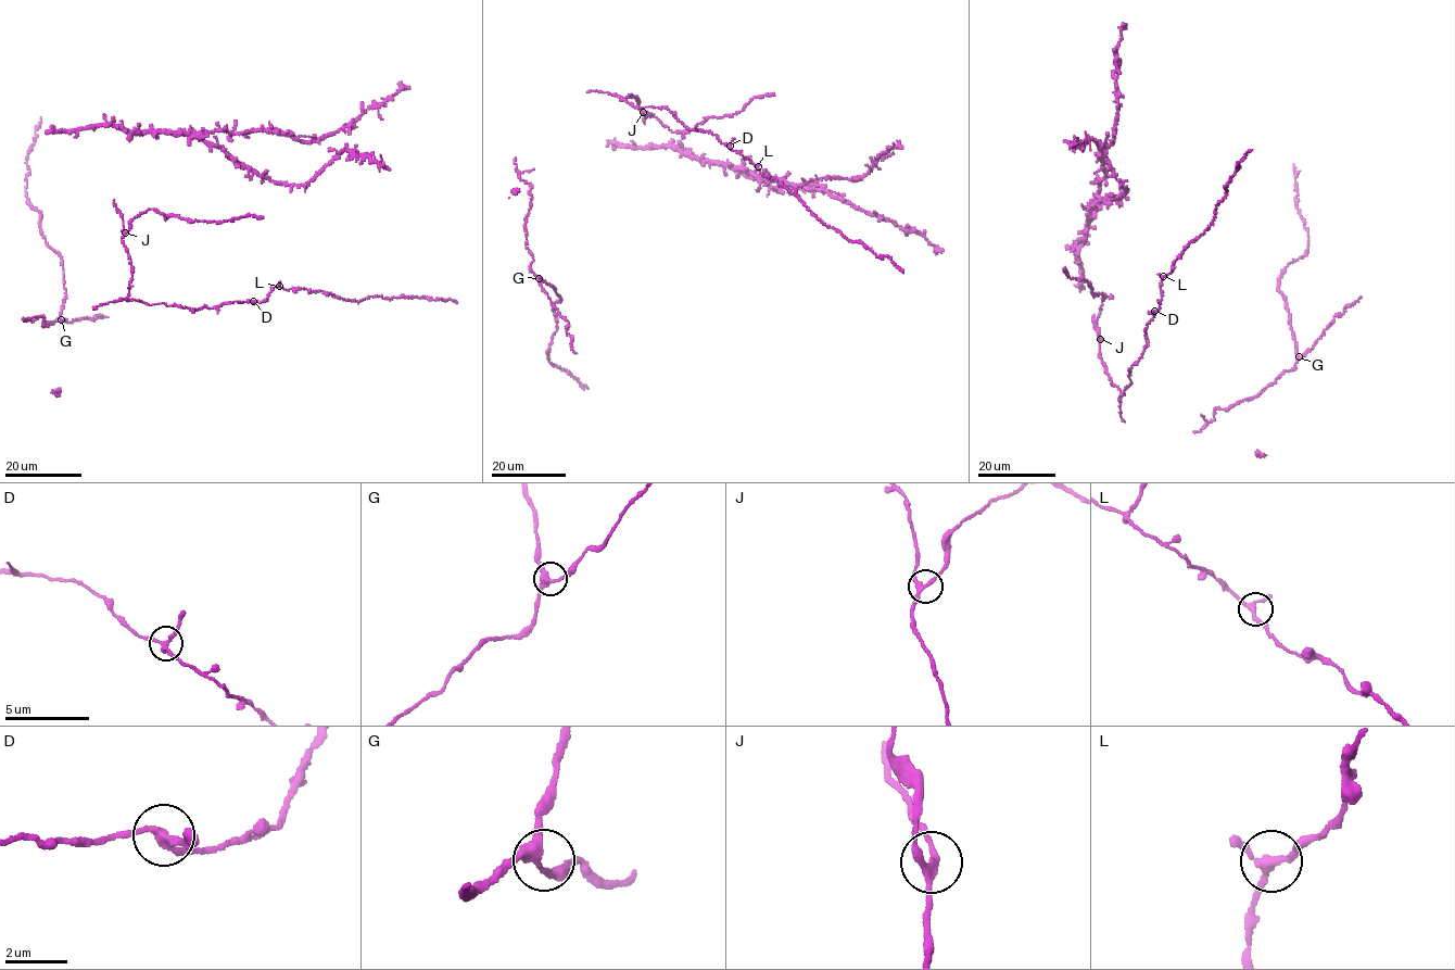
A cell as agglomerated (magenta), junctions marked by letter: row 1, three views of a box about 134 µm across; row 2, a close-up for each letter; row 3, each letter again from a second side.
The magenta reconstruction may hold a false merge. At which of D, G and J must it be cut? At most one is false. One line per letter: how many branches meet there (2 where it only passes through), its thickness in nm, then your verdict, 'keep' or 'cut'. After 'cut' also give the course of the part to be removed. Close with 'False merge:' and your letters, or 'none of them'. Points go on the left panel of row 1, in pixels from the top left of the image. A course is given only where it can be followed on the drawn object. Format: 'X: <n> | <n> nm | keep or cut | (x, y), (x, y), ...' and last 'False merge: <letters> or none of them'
D: 3 | 240 nm | keep
G: 3 | 280 nm | keep
J: 3 | 240 nm | keep
False merge: none of them

